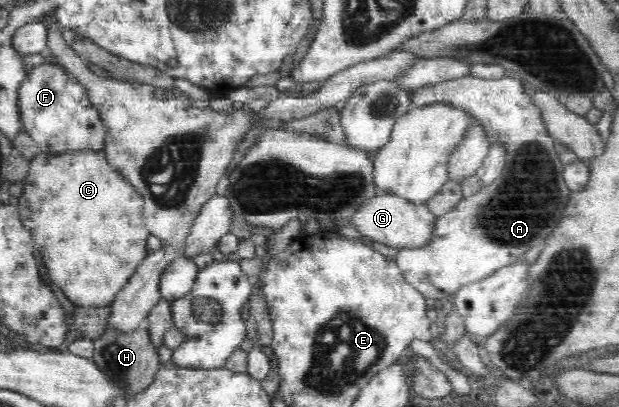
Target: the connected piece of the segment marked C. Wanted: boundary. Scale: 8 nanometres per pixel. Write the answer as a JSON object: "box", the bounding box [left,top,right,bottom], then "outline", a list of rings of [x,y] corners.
{"box":[18,150,150,308],"outline":[[[103,150],[66,151],[64,154],[49,155],[39,151],[30,159],[29,172],[24,181],[24,190],[18,196],[18,211],[24,227],[30,231],[33,237],[33,245],[42,255],[42,261],[50,274],[50,280],[62,291],[62,293],[79,307],[102,308],[110,307],[116,295],[129,283],[129,280],[136,274],[140,262],[147,257],[146,239],[150,237],[150,232],[145,226],[144,215],[142,215],[142,196],[131,186],[131,183],[124,179],[114,167],[107,162],[107,157]]]}

